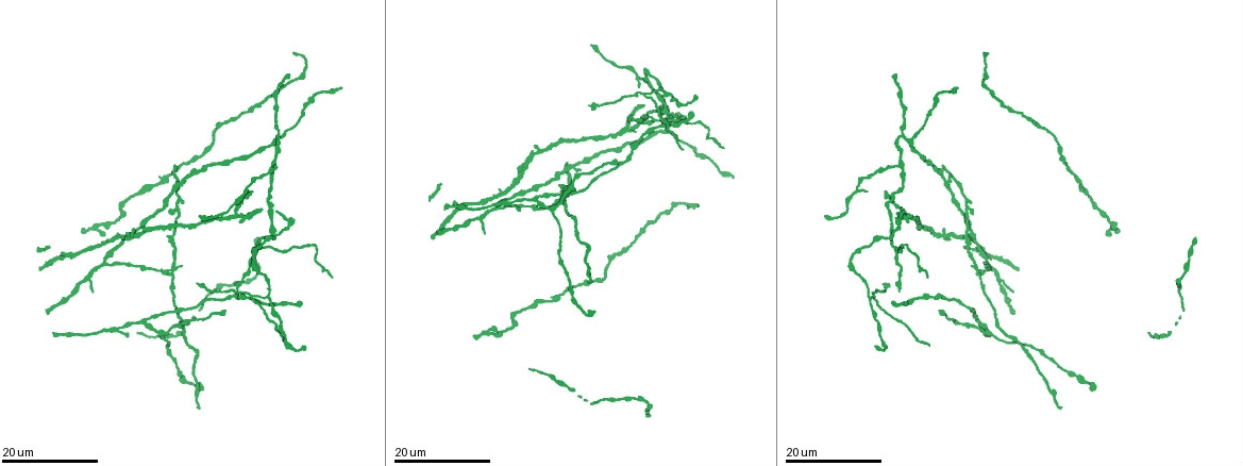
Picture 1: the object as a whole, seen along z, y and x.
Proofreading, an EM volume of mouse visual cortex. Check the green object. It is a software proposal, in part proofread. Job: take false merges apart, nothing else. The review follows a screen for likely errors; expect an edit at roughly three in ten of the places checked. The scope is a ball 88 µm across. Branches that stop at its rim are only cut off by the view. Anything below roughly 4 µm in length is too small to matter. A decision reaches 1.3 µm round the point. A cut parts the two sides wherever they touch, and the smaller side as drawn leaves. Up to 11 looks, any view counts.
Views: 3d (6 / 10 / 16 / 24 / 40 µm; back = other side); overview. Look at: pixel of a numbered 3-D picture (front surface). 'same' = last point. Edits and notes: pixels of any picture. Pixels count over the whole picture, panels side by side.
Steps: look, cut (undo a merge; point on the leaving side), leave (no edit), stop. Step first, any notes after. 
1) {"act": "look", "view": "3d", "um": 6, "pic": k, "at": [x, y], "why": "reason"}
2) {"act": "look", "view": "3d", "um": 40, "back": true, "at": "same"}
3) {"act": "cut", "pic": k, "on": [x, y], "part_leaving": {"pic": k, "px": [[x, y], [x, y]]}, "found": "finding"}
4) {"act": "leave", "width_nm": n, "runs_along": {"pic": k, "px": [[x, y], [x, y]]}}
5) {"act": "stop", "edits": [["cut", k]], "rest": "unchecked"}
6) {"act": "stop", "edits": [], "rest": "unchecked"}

{"act": "look", "view": "3d", "um": 16, "pic": 1, "at": [898, 163]}

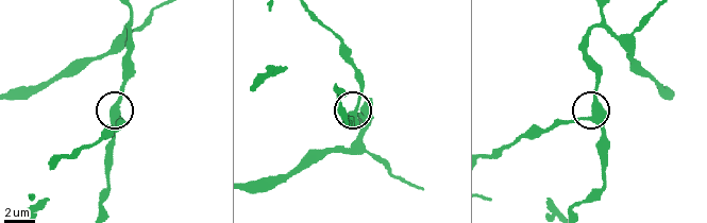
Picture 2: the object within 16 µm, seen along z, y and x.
{"act": "look", "view": "3d", "um": 10, "pic": 2, "at": [353, 115], "why": "zoom in"}

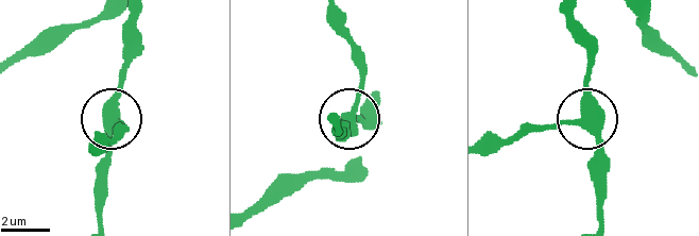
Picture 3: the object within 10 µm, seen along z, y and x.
{"act": "leave", "arms": 4, "runs_along": {"pic": 3, "px": [[598, 218], [598, 138], [592, 127], [580, 120], [521, 127]]}, "found": "all the same neuron"}

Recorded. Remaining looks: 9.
{"act": "look", "view": "3d", "um": 24, "pic": 1, "at": [268, 286], "why": "side arm on a straight run"}

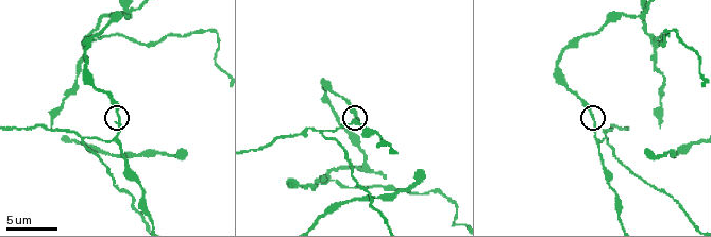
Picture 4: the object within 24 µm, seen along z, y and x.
{"act": "look", "view": "3d", "um": 6, "pic": 4, "at": [591, 115], "why": "zoom in"}

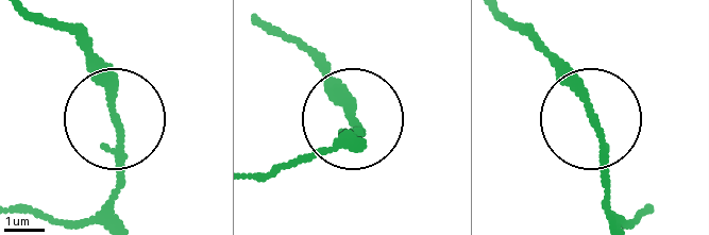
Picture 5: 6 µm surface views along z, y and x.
{"act": "leave", "runs_along": {"pic": 5, "px": [[511, 19], [592, 117], [609, 219]]}, "found": "continuous, no second neuron"}

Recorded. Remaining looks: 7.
{"act": "look", "view": "3d", "um": 10, "pic": 4, "at": [361, 167]}

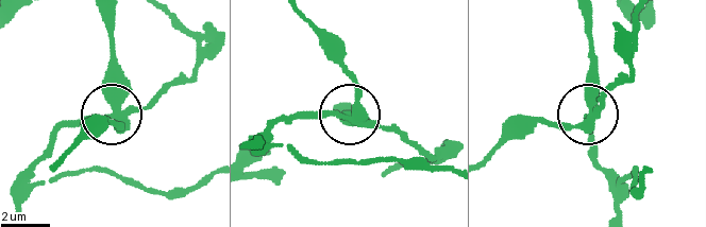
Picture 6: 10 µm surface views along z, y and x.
{"act": "cut", "pic": 6, "on": [154, 105], "width_nm": 350, "part_leaving": {"pic": 6, "px": [[117, 112], [64, 126], [35, 173], [211, 179]]}, "found": "two neurons meet here"}

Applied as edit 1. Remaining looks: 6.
{"act": "look", "view": "3d", "um": 24, "pic": 1, "at": [980, 322], "why": "three-way junction"}

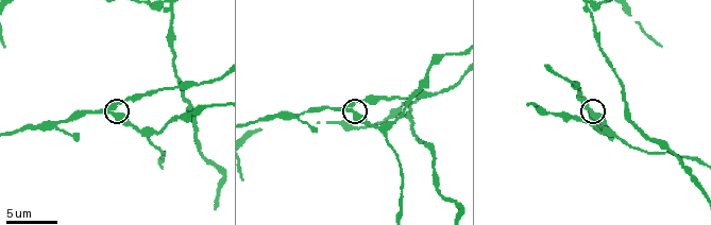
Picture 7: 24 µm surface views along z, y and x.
{"act": "look", "view": "3d", "um": 10, "pic": 7, "at": [109, 111]}

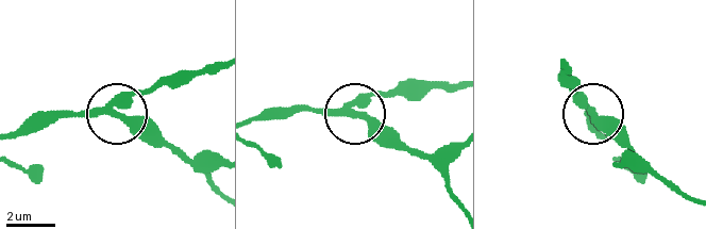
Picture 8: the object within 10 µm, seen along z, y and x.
{"act": "leave", "width_nm": 300, "runs_along": {"pic": 8, "px": [[217, 63], [162, 78], [113, 112], [36, 112]]}, "found": "one neuron here"}

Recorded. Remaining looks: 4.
{"act": "look", "view": "3d", "um": 16, "pic": 1, "at": [979, 273], "why": "four-way junction"}

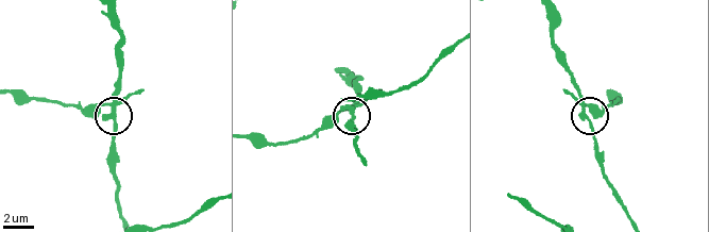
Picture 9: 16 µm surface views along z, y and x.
{"act": "look", "view": "3d", "um": 10, "pic": 9, "at": [114, 109]}

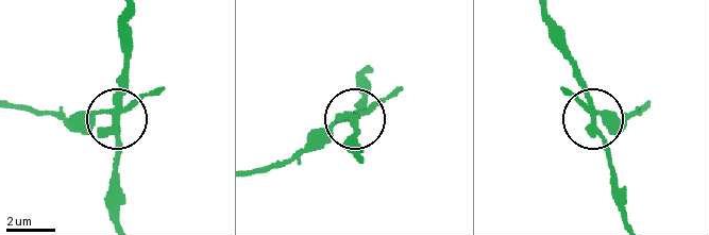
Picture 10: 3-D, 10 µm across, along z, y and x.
{"act": "cut", "pic": 10, "on": [124, 76], "side_arm_um": 26, "part_leaving": {"pic": 10, "px": [[117, 110], [117, 218]]}, "found": "two neurons meet here"}

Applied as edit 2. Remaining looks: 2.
{"act": "stop", "edits": [["cut", 6], ["cut", 10]], "rest": "unchecked"}

